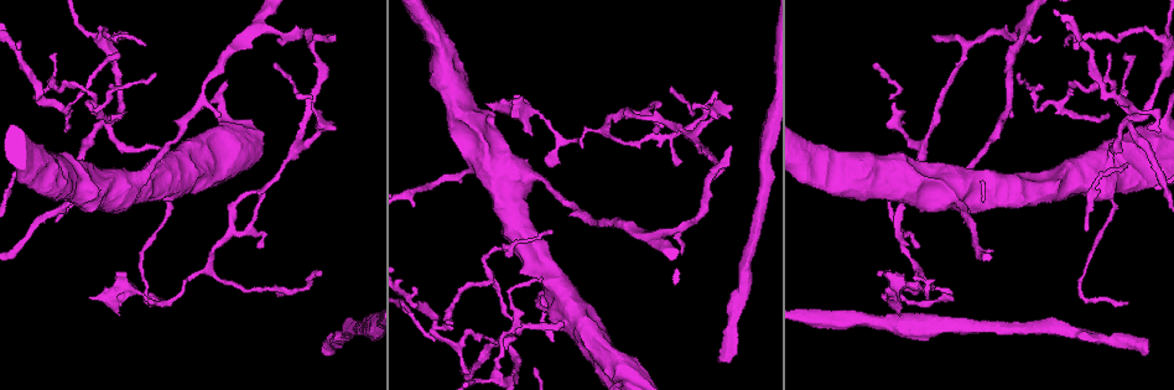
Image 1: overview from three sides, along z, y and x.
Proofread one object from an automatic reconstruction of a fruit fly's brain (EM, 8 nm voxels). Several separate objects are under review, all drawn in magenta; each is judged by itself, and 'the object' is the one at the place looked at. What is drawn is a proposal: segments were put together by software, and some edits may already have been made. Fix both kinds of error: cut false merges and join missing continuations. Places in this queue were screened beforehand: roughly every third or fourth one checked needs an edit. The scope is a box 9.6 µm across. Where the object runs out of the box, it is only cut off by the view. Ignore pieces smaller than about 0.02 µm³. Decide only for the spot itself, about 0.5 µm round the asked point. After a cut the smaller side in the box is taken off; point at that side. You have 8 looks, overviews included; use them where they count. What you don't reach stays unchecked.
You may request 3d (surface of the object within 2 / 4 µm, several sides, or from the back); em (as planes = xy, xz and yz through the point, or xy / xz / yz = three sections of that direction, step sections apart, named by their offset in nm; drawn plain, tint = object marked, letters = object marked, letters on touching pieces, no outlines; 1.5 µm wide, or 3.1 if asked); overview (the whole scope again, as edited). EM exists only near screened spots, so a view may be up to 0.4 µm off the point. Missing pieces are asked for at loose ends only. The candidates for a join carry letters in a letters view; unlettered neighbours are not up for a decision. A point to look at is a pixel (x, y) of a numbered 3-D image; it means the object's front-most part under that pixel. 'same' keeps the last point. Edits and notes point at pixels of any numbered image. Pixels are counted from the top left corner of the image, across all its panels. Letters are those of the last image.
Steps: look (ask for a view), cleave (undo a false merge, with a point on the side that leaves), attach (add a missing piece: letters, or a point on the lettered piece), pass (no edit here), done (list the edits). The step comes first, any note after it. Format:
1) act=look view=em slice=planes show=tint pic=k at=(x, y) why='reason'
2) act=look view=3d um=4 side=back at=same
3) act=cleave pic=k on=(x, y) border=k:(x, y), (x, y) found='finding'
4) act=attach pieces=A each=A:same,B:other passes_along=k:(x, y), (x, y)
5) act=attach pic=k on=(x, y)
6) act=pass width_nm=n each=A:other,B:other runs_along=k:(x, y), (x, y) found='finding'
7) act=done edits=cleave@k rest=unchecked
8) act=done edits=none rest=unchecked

act=look view=em slice=planes show=letters pic=1 at=(221, 117) why='tapers out'

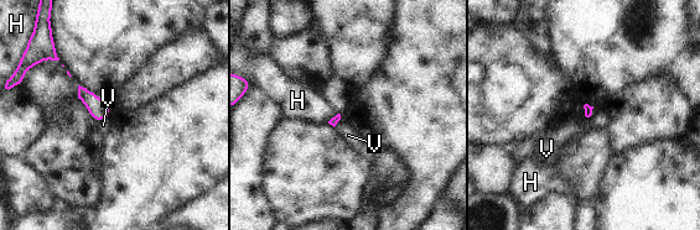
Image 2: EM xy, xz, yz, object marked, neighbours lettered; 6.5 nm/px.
act=pass each=H:other,V:other border=2:(341, 114), (341, 118), (333, 126) found='no lettered piece goes on from it'

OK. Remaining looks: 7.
act=look view=em slice=planes show=tint pic=1 at=(1112, 198)

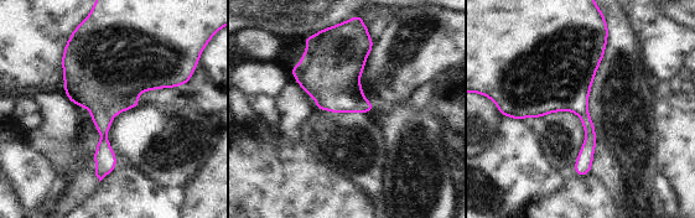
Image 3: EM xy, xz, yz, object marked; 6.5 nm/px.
act=look view=em slice=planes show=letters at=same why='see the neighbours'

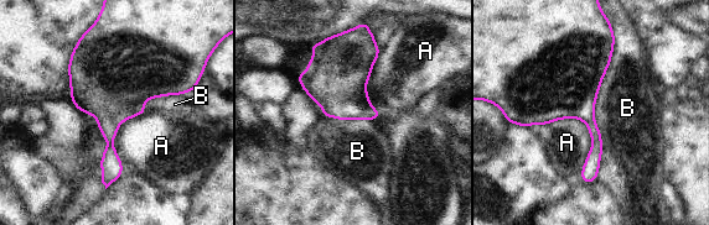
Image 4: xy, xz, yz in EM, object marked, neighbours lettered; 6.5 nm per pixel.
act=pass longest_contact=B:700nm each=A:other,B:other border=4:(614, 33), (595, 101), (601, 136) found='all the same cell'

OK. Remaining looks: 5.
act=look view=em slice=planes show=letters pic=1 at=(321, 352) why='long arm stops here'

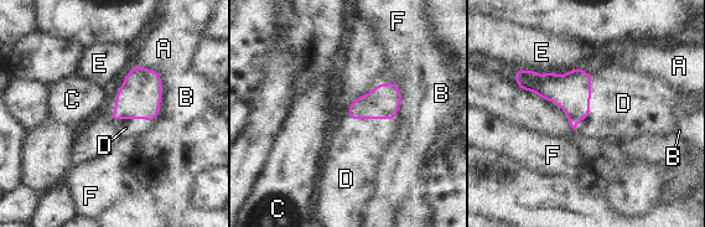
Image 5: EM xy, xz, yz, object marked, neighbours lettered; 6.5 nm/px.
act=attach pieces=D each=A:other,B:other,C:other,D:same,E:other,F:other passes_along=5:(571, 92), (589, 104), (623, 103) found='it goes on there'

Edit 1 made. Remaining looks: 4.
act=done edits=attach@5 rest=unchecked

